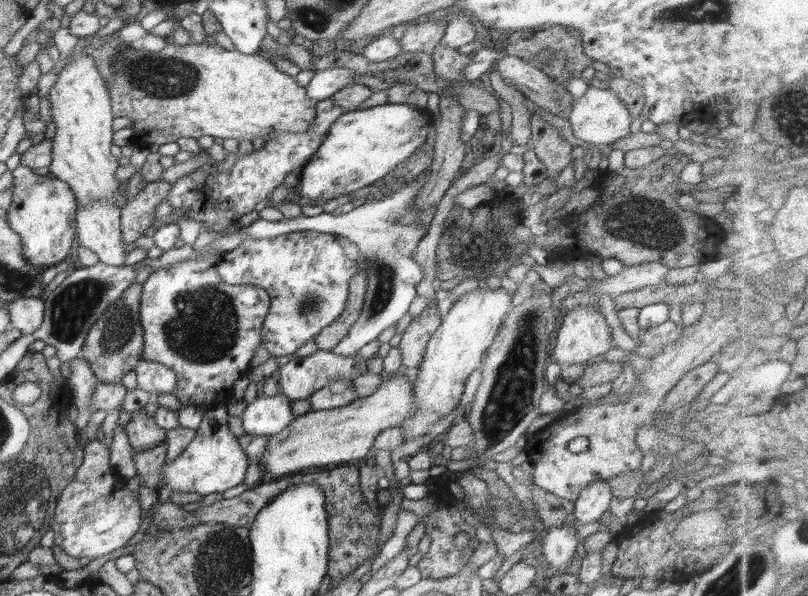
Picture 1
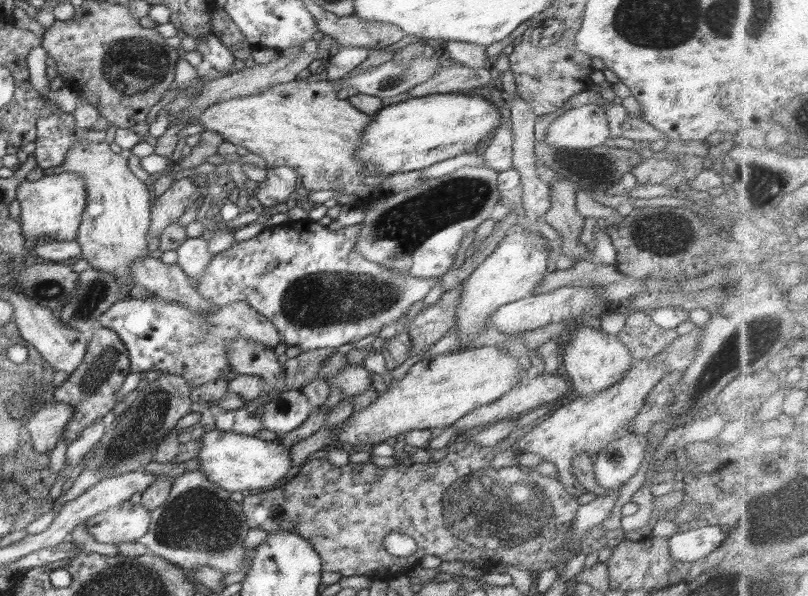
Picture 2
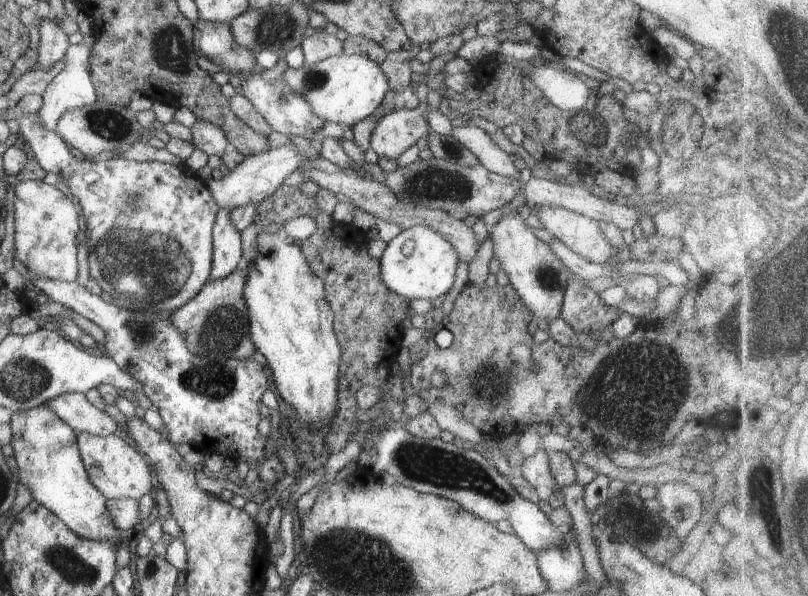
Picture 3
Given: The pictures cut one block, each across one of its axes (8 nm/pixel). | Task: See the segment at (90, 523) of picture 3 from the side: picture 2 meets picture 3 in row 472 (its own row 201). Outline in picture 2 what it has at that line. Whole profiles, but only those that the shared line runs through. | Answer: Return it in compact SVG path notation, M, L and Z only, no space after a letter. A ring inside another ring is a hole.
M63 172L44 175L36 181L24 179L16 189L17 200L21 205L20 224L28 248L36 248L40 240L46 242L68 242L77 238L86 207L87 190L84 177L78 173Z

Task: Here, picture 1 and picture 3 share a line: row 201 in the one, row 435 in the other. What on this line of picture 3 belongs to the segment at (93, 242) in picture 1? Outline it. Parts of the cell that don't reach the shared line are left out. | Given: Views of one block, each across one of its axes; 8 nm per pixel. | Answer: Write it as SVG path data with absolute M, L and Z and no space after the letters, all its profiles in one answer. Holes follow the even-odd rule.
M63 393L44 404L45 408L53 411L76 434L85 431L95 436L106 437L118 428L115 420L106 412L95 408L83 393Z

